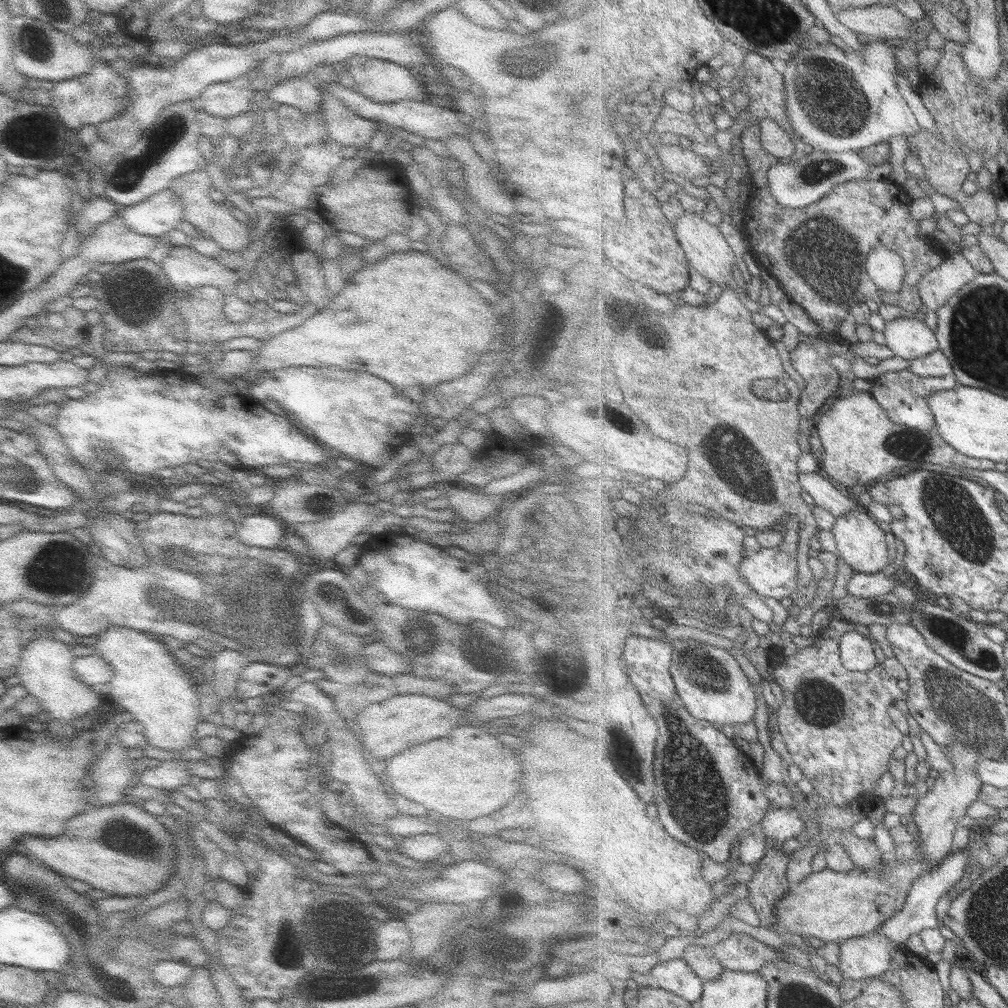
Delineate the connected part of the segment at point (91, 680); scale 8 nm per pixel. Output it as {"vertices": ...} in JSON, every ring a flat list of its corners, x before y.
{"vertices":[[100,653,76,657,73,667,78,680,92,687,97,684,109,684,110,678,114,676,114,667]]}

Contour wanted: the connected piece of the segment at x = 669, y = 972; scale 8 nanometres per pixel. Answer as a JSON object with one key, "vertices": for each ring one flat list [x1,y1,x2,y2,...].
{"vertices":[[679,958,663,962,654,970,658,986,699,1006,704,995,706,981,690,966,687,960]]}

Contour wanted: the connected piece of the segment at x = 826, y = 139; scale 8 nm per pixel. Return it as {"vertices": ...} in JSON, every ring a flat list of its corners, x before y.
{"vertices":[[879,38,865,44,862,50,840,48,832,42,817,43,802,49,782,65,787,84,789,121,794,132,811,144,815,151,843,153,862,151,895,136,912,136,923,130,912,106,903,95,898,74,898,54,892,40]]}

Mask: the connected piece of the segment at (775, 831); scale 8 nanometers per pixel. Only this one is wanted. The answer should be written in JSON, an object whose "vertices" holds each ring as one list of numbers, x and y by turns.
{"vertices":[[774,807,766,813,762,828,770,839,785,843,807,831,802,812,794,807]]}

